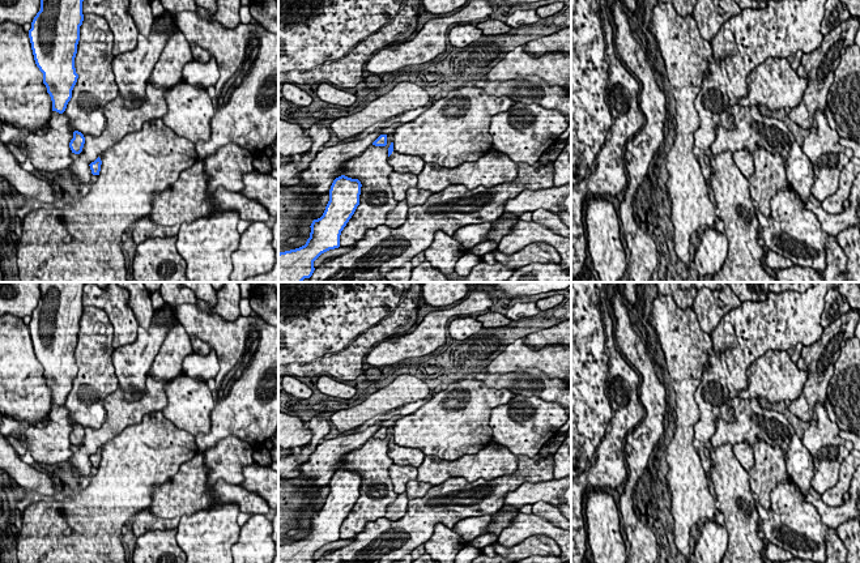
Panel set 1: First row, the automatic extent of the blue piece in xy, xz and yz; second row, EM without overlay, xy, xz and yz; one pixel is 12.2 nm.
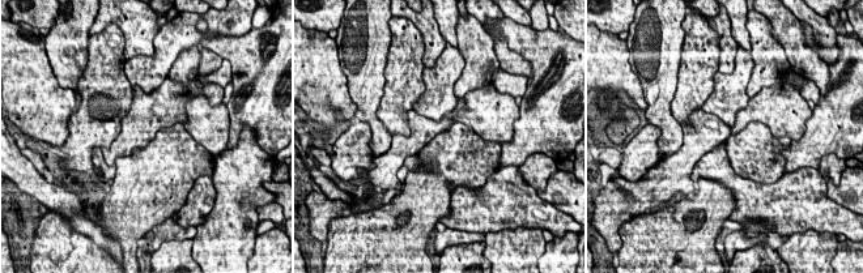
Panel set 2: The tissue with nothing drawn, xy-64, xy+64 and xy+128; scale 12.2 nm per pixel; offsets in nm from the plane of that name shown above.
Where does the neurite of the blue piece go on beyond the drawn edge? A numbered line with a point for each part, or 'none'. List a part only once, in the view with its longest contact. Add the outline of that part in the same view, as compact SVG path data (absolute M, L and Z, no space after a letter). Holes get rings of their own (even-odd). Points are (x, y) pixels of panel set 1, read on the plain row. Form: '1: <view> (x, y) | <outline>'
1: xz (400, 455) | M393 443L388 449L388 456L392 458L393 464L418 468L423 462L426 455L418 448L400 447Z

